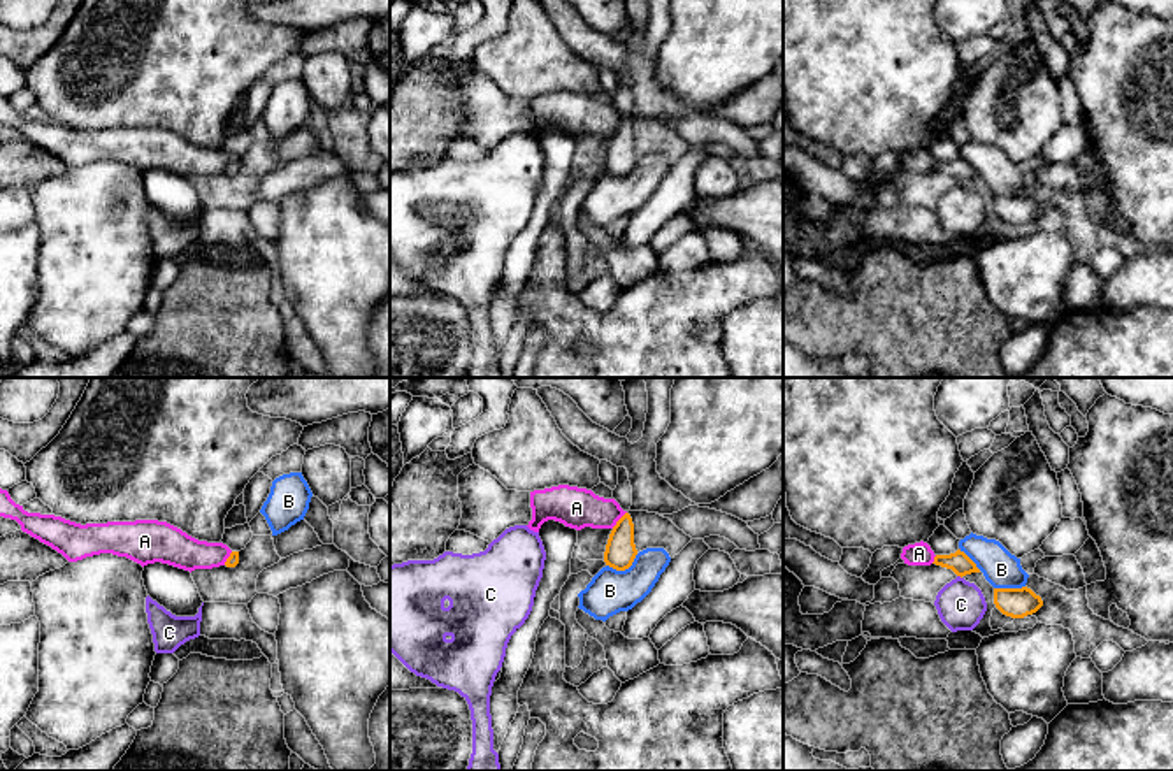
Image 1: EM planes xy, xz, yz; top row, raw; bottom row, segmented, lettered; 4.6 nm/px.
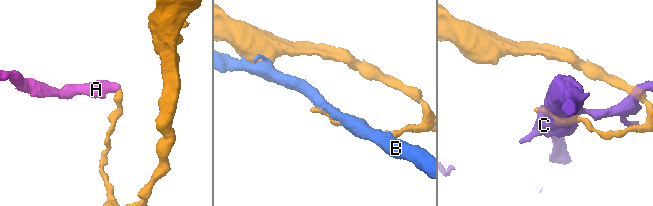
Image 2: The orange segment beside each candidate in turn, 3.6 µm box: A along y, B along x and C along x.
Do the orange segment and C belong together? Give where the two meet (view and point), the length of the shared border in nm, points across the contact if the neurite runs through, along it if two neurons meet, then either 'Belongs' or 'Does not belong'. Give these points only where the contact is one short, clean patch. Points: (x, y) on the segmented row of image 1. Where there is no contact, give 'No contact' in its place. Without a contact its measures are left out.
Touches orange at yz (959, 575). Shared border 30 nm. Boundary: yz (957, 575), (961, 578). Does not belong

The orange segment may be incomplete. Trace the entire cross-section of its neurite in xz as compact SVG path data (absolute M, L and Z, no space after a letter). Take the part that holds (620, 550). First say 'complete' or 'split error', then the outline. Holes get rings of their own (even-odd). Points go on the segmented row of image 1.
complete | M625 513L616 525L613 527L606 551L604 551L604 562L606 566L625 571L632 566L634 558L637 555L636 544L634 544L634 523L629 513Z

